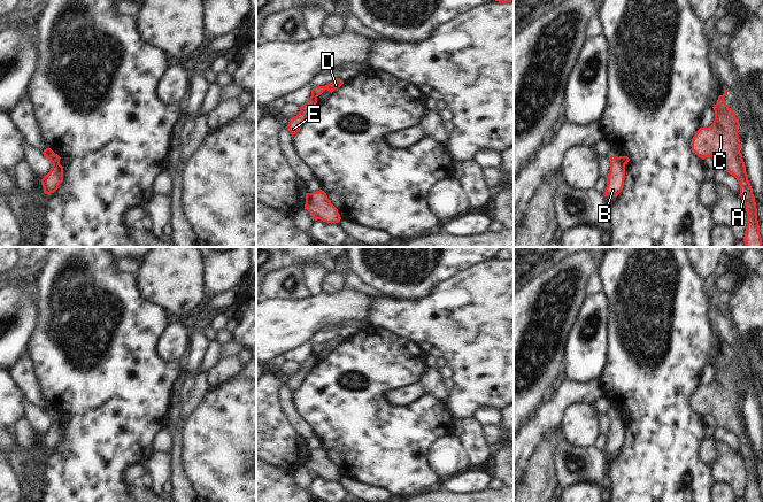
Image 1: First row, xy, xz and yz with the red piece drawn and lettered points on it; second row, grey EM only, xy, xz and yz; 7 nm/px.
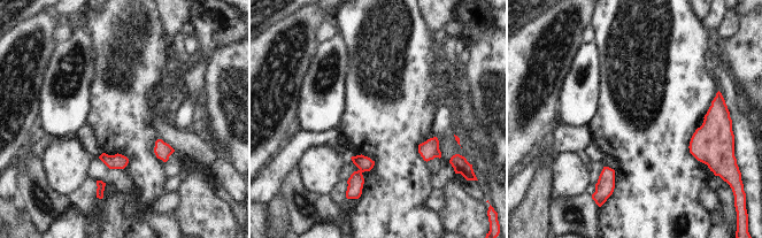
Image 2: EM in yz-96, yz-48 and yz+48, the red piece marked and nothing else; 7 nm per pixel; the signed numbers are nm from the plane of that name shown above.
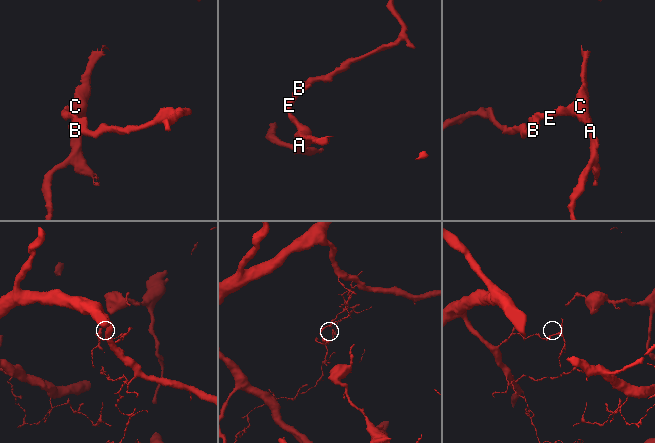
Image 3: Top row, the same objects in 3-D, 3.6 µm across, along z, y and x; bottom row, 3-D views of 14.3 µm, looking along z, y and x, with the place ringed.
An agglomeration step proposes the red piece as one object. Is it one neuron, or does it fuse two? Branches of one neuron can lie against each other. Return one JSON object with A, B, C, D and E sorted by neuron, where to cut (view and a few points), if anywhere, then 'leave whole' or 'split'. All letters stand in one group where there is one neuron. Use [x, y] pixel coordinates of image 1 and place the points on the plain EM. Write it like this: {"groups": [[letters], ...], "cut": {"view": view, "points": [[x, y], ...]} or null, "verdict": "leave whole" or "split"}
{"groups": [["A", "C", "E"], ["B", "D"]], "cut": {"view": "xy", "points": [[59, 419], [53, 423]]}, "verdict": "split"}

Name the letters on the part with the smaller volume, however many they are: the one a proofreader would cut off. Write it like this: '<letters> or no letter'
A, C, E

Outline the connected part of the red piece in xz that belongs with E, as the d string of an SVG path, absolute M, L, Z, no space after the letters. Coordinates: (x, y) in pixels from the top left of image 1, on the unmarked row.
M313 353L309 357L300 365L300 369L296 373L290 376L288 383L286 384L287 387L291 389L292 394L301 386L301 381L305 379L306 374L310 371L314 364L317 361L317 356Z

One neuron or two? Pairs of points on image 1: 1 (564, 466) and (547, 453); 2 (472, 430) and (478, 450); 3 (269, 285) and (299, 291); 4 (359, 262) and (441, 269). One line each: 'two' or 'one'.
1: two
2: one
3: one
4: one

